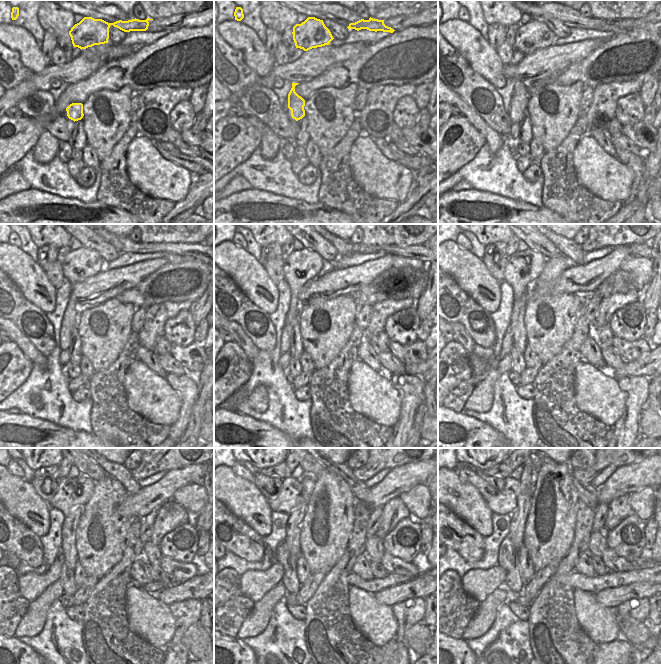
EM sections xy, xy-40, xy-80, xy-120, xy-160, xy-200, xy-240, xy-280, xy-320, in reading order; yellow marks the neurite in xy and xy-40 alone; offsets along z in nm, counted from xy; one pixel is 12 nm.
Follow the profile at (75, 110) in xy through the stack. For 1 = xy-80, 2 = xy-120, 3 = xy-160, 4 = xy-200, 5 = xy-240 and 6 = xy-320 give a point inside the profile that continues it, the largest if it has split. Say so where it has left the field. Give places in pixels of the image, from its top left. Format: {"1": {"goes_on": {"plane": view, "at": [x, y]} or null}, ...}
{"1": {"goes_on": {"plane": "xy-80", "at": [519, 100]}}, "2": {"goes_on": {"plane": "xy-120", "at": [70, 316]}}, "3": {"goes_on": {"plane": "xy-160", "at": [301, 266]}}, "4": {"goes_on": {"plane": "xy-200", "at": [523, 268]}}, "5": {"goes_on": {"plane": "xy-240", "at": [74, 491]}}, "6": {"goes_on": {"plane": "xy-320", "at": [503, 502]}}}

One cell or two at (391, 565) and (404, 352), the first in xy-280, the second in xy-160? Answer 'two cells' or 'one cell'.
one cell

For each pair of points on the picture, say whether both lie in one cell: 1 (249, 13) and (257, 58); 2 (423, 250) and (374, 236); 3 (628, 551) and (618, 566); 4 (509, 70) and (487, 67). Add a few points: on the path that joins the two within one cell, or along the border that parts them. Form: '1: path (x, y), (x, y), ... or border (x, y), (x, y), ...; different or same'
1: border (239, 21), (250, 27), (264, 45); different
2: border (377, 244), (425, 244); different
3: border (608, 546), (629, 562); different
4: border (503, 65), (503, 75), (506, 78); different

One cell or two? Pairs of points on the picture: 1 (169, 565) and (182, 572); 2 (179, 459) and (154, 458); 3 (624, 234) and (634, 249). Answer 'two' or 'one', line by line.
1: one
2: one
3: two

